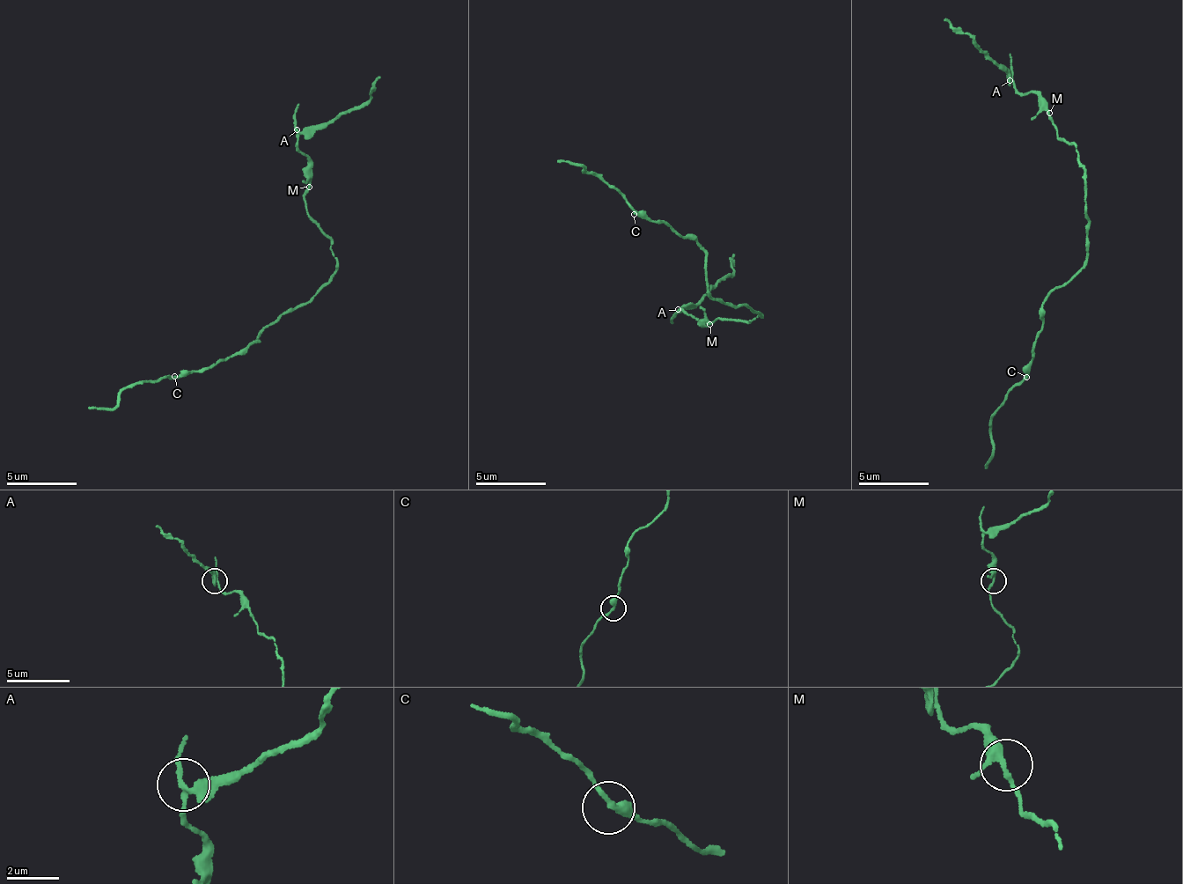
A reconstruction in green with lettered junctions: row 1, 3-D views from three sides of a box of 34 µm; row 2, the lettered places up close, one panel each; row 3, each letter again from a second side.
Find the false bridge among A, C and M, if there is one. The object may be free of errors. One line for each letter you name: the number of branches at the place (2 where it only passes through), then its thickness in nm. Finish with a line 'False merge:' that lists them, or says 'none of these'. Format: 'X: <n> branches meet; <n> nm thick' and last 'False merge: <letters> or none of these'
A: 3 branches meet; 220 nm thick
False merge: A

